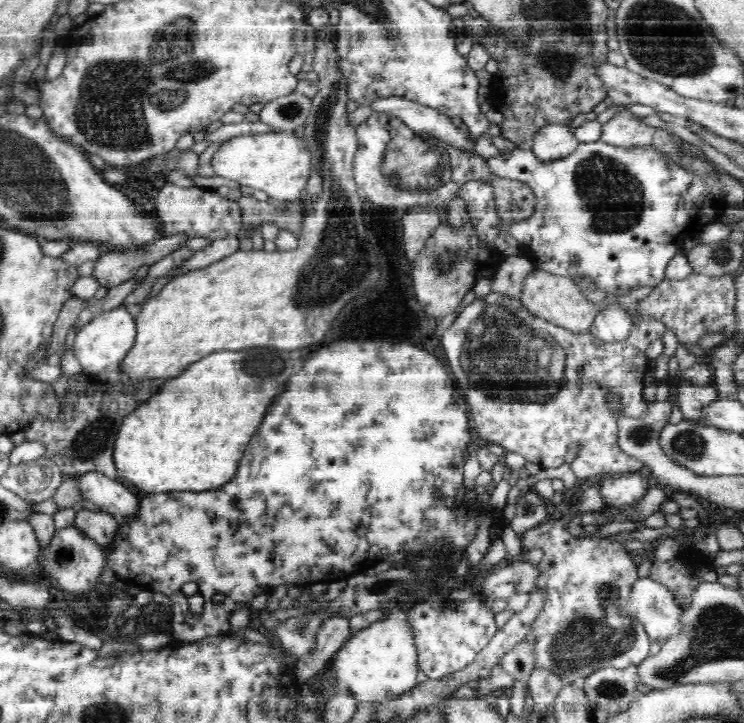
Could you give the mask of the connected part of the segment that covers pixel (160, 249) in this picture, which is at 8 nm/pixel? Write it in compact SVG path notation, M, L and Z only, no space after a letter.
M176 234L164 237L136 253L102 254L95 262L92 275L99 282L99 286L111 289L132 279L138 268L148 269L156 260L182 249L189 241L188 234Z

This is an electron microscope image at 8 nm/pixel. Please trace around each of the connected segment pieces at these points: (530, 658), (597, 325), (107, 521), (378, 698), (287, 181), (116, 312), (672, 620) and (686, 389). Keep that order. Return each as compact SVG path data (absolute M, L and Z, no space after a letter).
M522 641L508 652L498 665L510 675L514 681L528 683L535 668L535 653L532 641Z
M611 305L604 308L606 312L598 312L590 333L604 342L618 342L632 334L634 319L631 314L619 306Z
M78 507L76 509L74 526L80 529L88 538L96 541L99 547L106 551L116 538L119 520L106 512L94 512Z
M394 602L386 618L352 634L333 656L330 668L337 683L346 687L360 704L386 704L410 693L418 685L418 652L405 622L405 610L406 605Z
M276 131L245 134L224 141L213 154L215 174L235 180L242 186L268 193L276 201L301 202L311 174L312 153L306 141L294 133Z
M122 305L96 316L88 324L79 327L73 343L73 353L84 372L95 376L108 367L121 364L128 351L134 346L136 333L135 317Z
M650 577L636 579L623 608L625 614L633 614L643 624L650 642L658 644L680 630L682 611L670 589Z
M673 377L671 380L671 398L682 411L683 418L688 421L696 421L702 418L704 408L719 401L719 392L714 382L706 386L696 386Z

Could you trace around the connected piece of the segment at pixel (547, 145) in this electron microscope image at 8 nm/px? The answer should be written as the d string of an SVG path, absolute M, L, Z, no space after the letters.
M550 123L535 134L531 149L538 160L550 162L568 157L578 144L579 140L570 132L568 124Z

